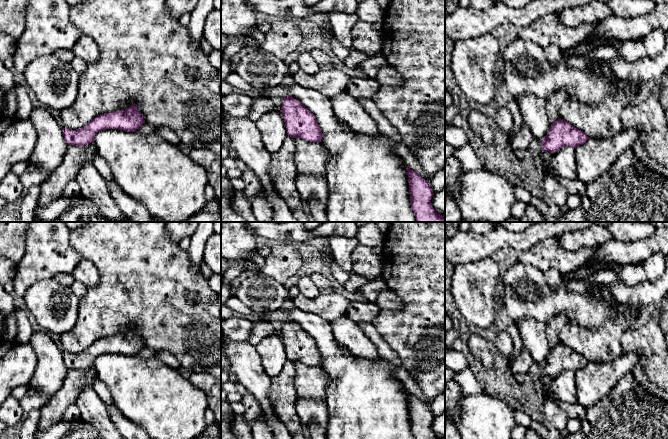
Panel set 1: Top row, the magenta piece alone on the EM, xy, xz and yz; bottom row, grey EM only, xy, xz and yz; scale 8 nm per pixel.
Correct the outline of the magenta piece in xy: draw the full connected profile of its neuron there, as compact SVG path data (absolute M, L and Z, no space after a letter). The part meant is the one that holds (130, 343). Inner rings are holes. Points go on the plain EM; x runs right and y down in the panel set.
M134 327L125 334L100 338L79 353L63 352L63 359L68 369L85 370L94 366L95 359L104 353L135 356L144 347L143 338L137 333L137 328Z

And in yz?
M559 342L551 348L547 359L542 364L543 376L555 377L564 370L577 371L583 369L589 361L585 356Z

